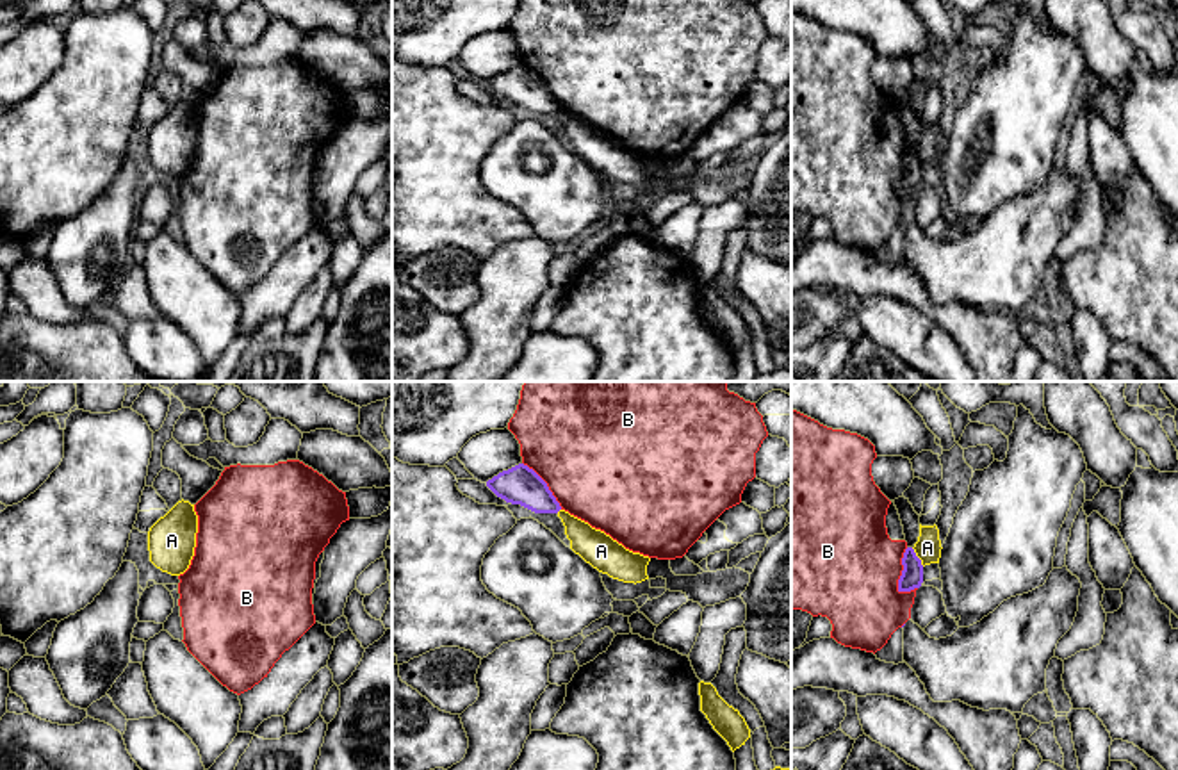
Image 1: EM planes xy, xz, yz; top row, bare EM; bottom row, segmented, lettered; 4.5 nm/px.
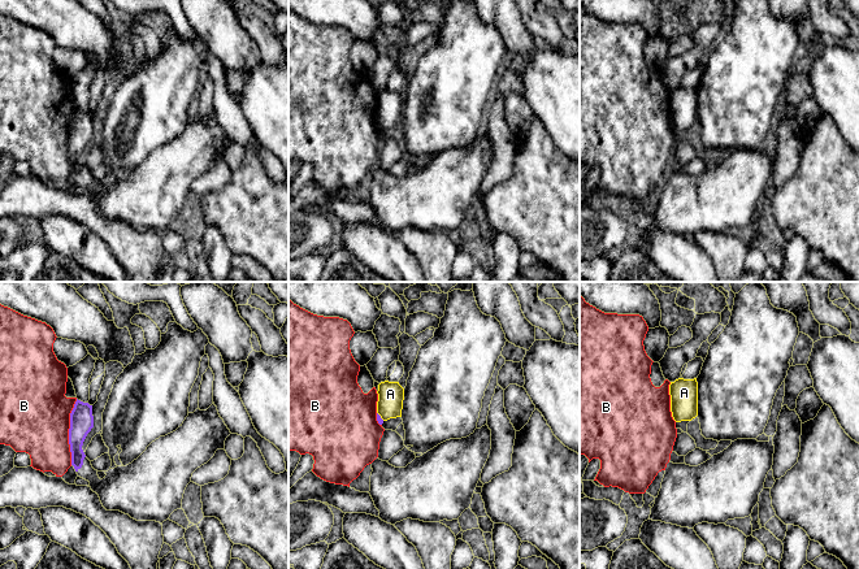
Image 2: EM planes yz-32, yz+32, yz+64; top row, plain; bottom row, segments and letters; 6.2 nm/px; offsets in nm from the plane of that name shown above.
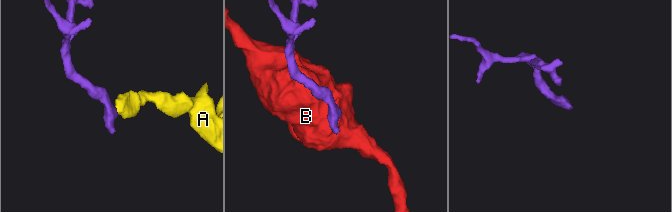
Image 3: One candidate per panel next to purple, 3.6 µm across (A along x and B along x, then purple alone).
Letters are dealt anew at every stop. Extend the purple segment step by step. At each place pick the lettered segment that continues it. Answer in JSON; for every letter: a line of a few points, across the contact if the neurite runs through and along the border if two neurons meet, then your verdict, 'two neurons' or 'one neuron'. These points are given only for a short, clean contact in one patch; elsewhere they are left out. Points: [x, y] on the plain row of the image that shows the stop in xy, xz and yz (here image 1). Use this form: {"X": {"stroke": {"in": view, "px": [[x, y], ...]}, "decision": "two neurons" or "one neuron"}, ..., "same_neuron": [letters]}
{"A": {"stroke": {"in": "yz", "px": [[911, 148], [924, 166]]}, "decision": "two neurons"}, "B": {"stroke": {"in": "yz", "px": [[908, 148], [902, 159], [899, 193]]}, "decision": "two neurons"}, "same_neuron": []}

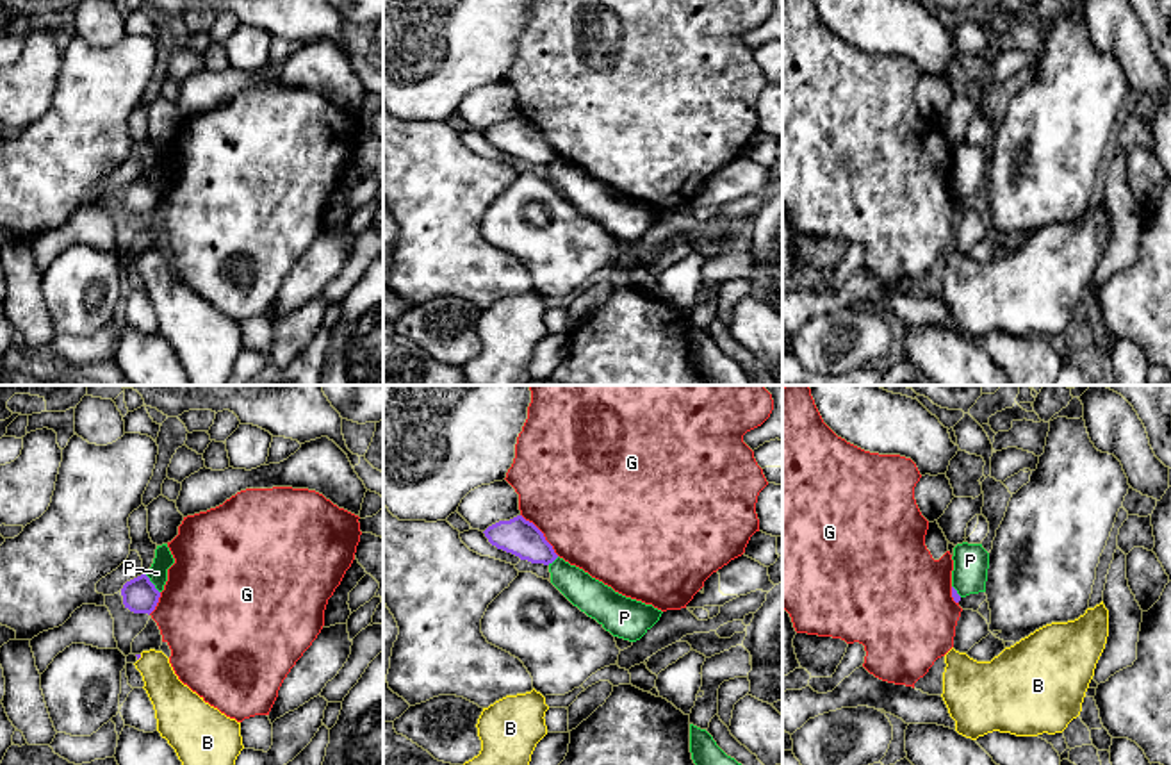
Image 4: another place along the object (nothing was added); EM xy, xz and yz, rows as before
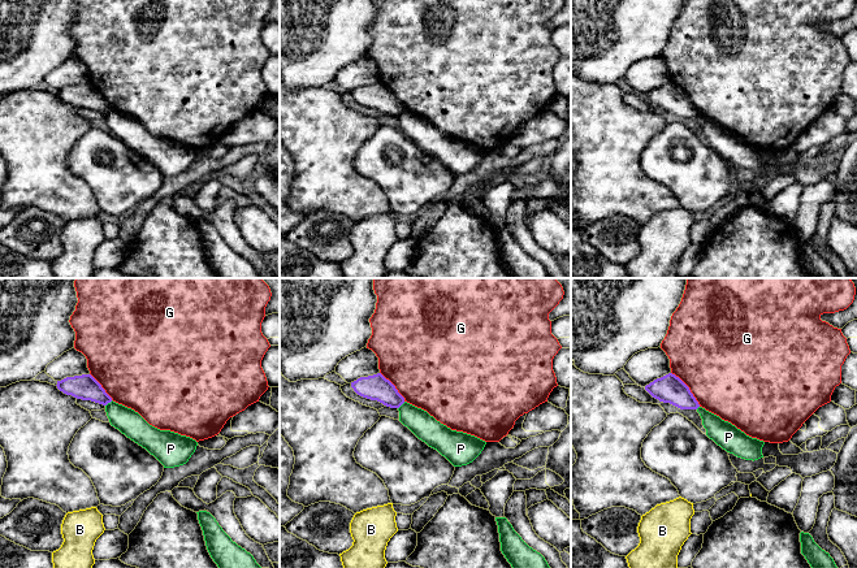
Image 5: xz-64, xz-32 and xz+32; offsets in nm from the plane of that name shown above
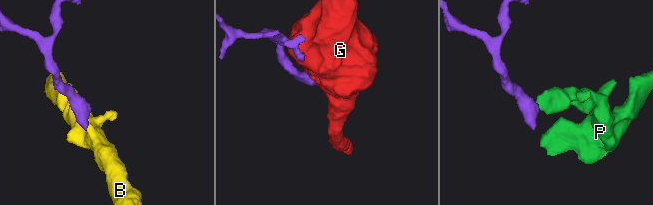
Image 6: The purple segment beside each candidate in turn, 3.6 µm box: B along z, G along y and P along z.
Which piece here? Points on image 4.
{"B": {"stroke": {"in": "xy", "px": [[136, 255], [139, 257], [159, 277], [171, 300]]}, "decision": "one neuron"}, "G": {"stroke": {"in": "xz", "px": [[521, 115], [558, 156]]}, "decision": "two neurons"}, "P": {"stroke": {"in": "xy", "px": [[145, 173], [159, 193]]}, "decision": "two neurons"}, "same_neuron": ["B"]}

